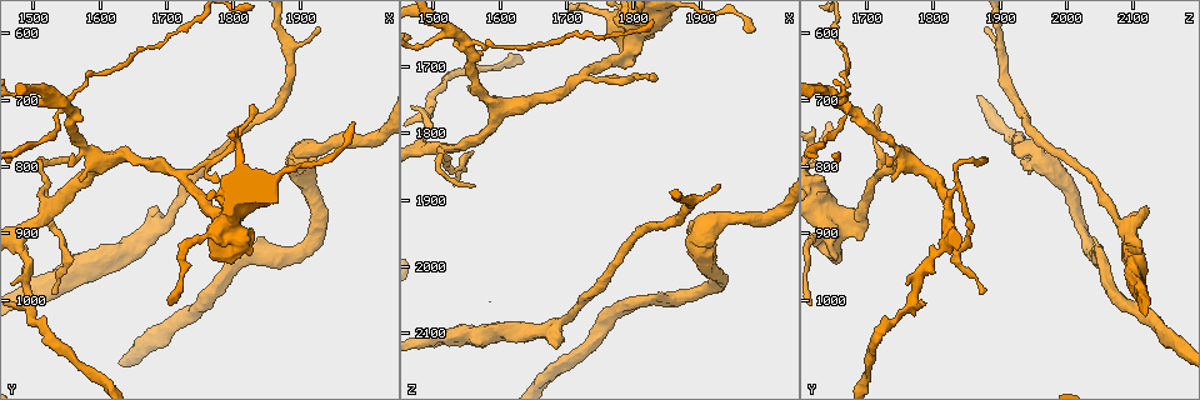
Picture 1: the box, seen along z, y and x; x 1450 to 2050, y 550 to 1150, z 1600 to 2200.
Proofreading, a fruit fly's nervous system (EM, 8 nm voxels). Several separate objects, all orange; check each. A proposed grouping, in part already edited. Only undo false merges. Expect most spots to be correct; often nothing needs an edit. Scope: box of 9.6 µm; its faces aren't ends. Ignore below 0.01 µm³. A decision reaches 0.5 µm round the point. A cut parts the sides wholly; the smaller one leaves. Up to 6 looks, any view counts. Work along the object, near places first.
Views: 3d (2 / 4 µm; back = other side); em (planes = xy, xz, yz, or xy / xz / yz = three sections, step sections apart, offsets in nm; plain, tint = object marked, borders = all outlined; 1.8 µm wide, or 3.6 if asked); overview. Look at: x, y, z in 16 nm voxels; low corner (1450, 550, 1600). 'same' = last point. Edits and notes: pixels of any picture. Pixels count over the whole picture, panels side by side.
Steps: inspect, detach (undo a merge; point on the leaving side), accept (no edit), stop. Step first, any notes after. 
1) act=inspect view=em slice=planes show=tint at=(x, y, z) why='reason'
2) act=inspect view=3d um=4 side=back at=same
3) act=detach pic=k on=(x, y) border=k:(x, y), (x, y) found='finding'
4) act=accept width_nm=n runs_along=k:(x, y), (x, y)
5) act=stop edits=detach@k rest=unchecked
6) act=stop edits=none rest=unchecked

act=inspect view=em slice=xy step=16 show=tint at=(1795, 890, 1645)

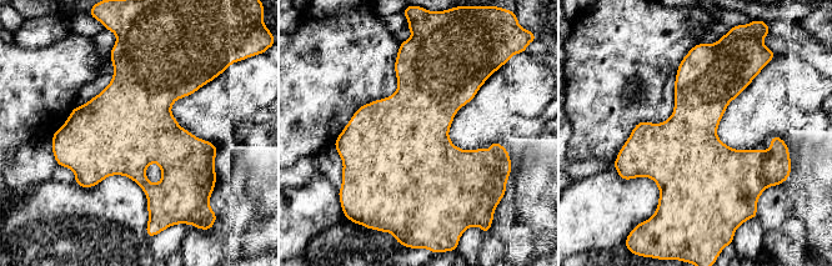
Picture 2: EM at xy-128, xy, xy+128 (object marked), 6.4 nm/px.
act=inspect view=em slice=planes show=tint at=same why='cut it another way'

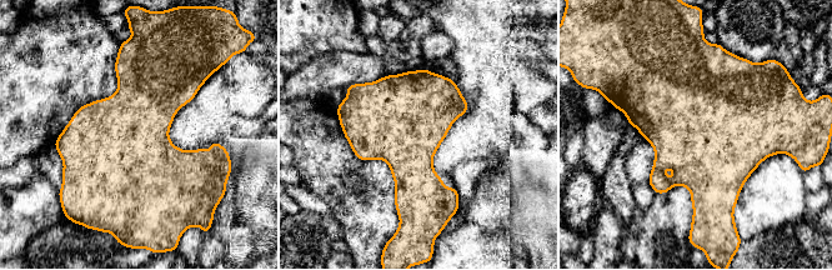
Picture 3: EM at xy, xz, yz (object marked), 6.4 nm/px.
act=accept found='all the same neuron'

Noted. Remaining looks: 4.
act=inspect view=em slice=xz step=8 show=tint at=(1555, 705, 1660) why='arms run side by side'

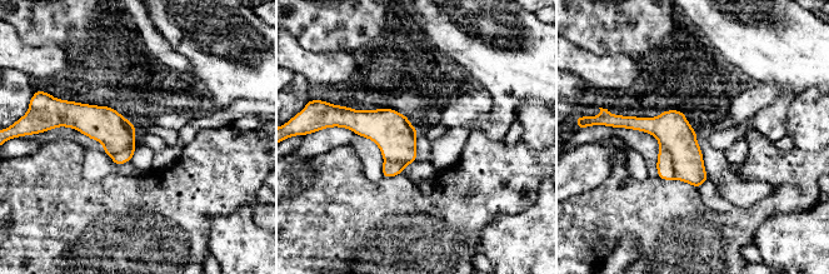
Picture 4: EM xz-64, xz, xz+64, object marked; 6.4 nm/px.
act=inspect view=em slice=planes show=tint at=same why='another direction'

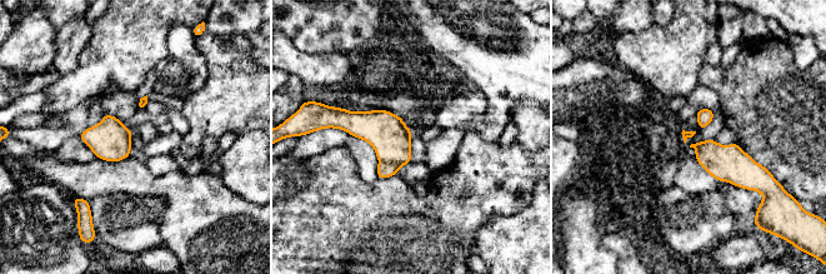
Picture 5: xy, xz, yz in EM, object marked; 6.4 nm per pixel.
act=detach pic=5 on=(385, 170) width_nm=180 border=5:(379, 159), (391, 163), (398, 169) found='two neurons meet here'

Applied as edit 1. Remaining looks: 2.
act=inspect view=overview why='redraw'

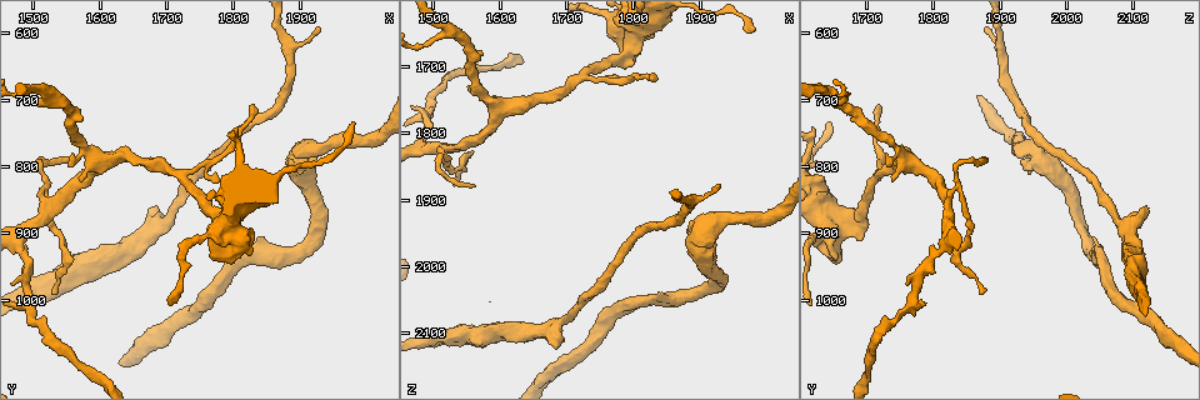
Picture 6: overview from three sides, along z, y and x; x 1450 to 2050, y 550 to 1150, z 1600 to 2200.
act=inspect view=em slice=planes show=tint at=(1680, 900, 2095) why='a fork'

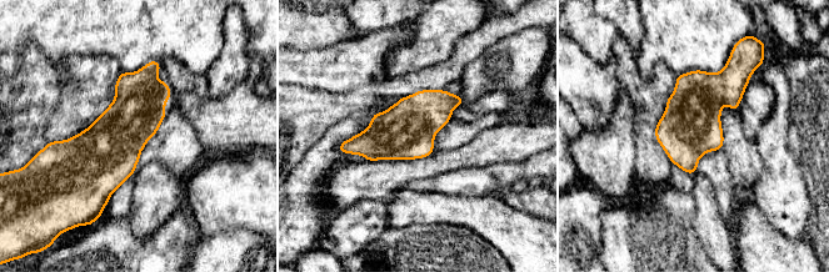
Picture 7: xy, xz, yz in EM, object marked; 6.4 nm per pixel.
act=accept found='all the same neuron'

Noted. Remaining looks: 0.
act=stop edits=detach@5 rest=unchecked

